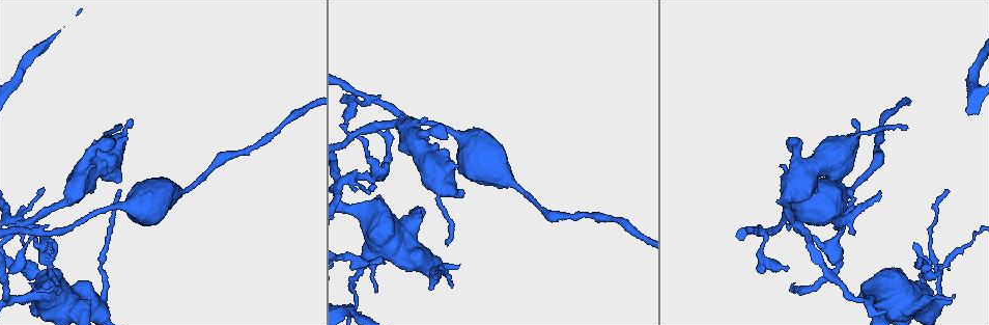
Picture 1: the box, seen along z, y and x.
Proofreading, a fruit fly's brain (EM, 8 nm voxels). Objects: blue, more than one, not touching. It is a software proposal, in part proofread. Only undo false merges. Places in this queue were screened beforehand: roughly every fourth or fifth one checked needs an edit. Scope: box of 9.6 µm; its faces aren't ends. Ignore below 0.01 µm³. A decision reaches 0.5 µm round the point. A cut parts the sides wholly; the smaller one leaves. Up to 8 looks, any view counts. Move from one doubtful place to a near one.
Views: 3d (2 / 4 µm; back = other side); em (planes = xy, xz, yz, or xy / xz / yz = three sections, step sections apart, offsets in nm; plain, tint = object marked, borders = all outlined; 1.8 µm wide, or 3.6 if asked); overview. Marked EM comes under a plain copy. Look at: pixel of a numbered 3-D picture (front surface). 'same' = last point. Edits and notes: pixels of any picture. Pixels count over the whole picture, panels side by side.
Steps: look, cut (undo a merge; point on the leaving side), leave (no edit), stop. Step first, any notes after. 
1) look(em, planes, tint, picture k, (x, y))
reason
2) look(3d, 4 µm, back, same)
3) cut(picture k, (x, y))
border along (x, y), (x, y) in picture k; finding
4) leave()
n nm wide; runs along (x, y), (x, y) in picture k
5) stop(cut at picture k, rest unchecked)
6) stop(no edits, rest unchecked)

look(3d, 4 µm, picture 1, (615, 217))
thin neck

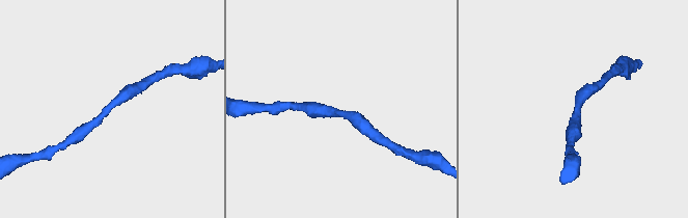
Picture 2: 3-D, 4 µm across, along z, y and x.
look(em, xz, step 4, tint, picture 2, (105, 110))
arms of 170, 200 nm; now the EM

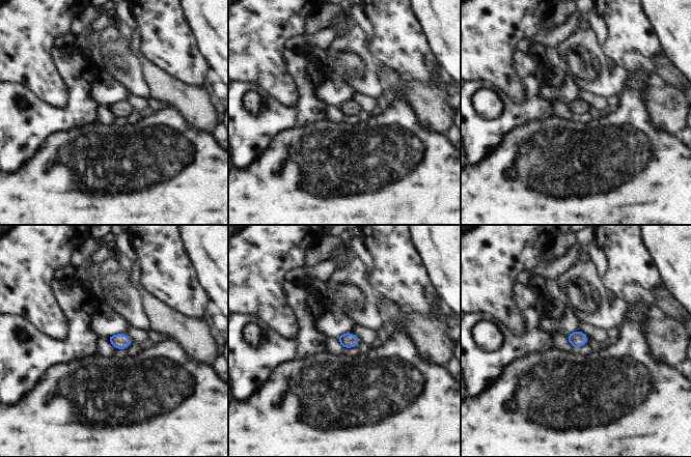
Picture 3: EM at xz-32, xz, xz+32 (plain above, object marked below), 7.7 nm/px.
leave()
continuous, no second neuron

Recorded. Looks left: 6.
look(em, 3.6 µm, planes, tint, picture 1, (926, 270))
sharp bend

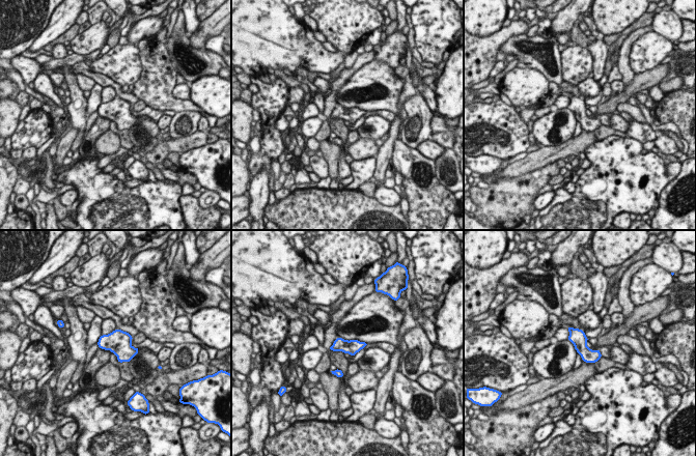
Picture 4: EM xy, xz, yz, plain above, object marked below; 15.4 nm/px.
leave()
continuous, no second neuron

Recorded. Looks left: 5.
look(em, planes, tint, picture 1, (796, 226))
three arms meet

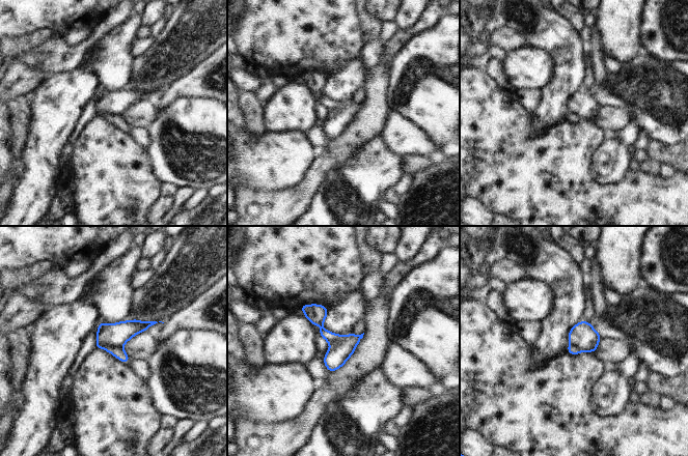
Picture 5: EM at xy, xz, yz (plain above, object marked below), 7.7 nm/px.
cut(picture 5, (117, 351))
190 nm wide; two neurons meet here

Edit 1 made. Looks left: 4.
stop(cut at picture 5, rest unchecked)

